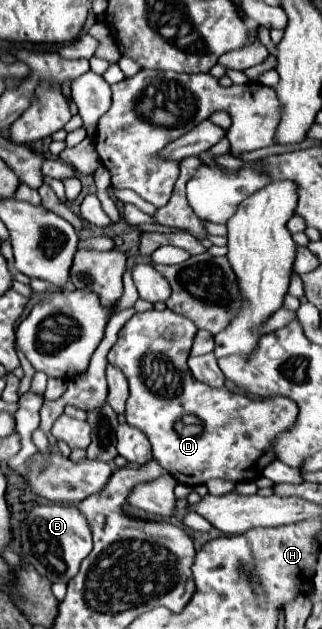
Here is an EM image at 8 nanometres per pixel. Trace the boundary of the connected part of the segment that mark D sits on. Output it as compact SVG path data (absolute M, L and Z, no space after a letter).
M148 310L134 314L120 330L118 342L108 352L108 362L118 366L130 384L130 396L126 400L126 422L142 430L150 444L156 462L162 464L180 484L198 486L206 484L212 478L246 482L256 480L266 464L274 460L270 442L294 424L296 406L288 398L266 398L262 402L252 402L246 396L232 394L226 388L208 388L206 384L194 382L190 368L186 366L192 340L198 328L186 316L180 316L172 310Z

